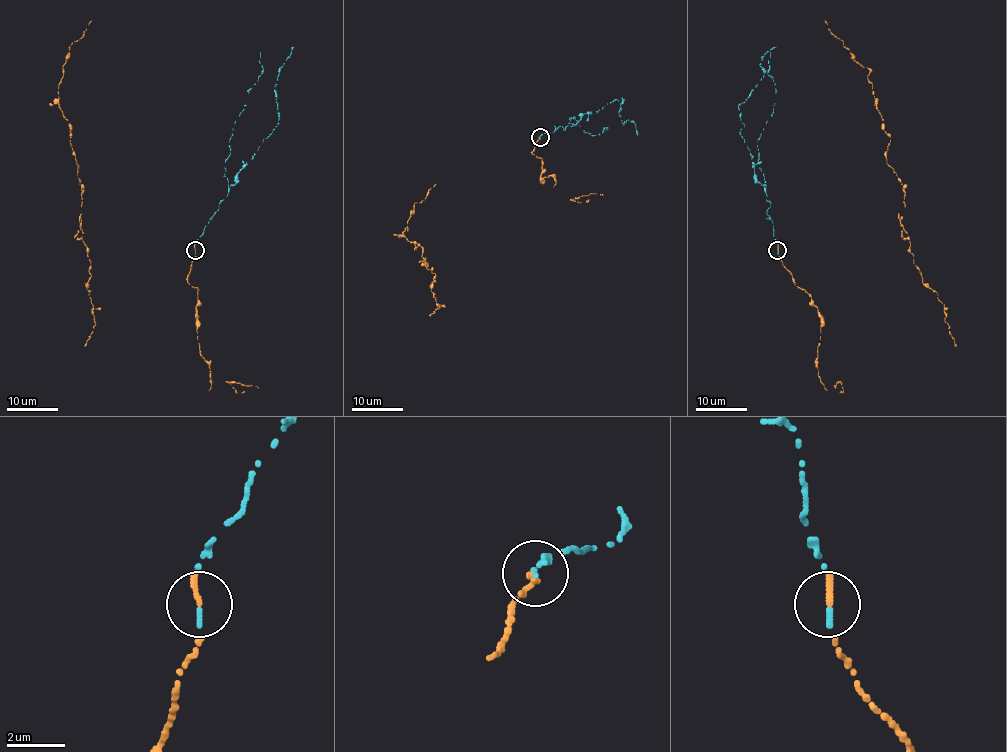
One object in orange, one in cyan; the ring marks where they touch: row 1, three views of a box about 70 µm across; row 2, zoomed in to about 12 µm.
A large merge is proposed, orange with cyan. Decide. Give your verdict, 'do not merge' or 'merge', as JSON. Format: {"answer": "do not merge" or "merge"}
{"answer": "do not merge"}

